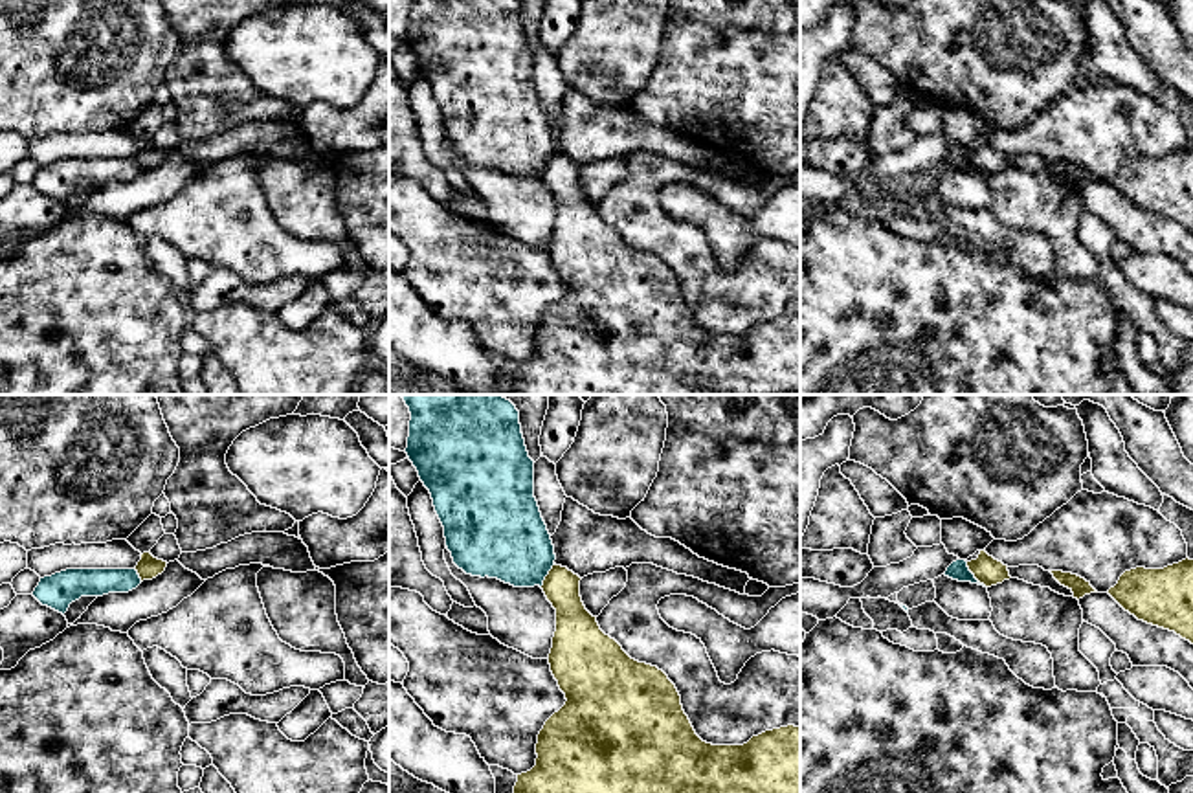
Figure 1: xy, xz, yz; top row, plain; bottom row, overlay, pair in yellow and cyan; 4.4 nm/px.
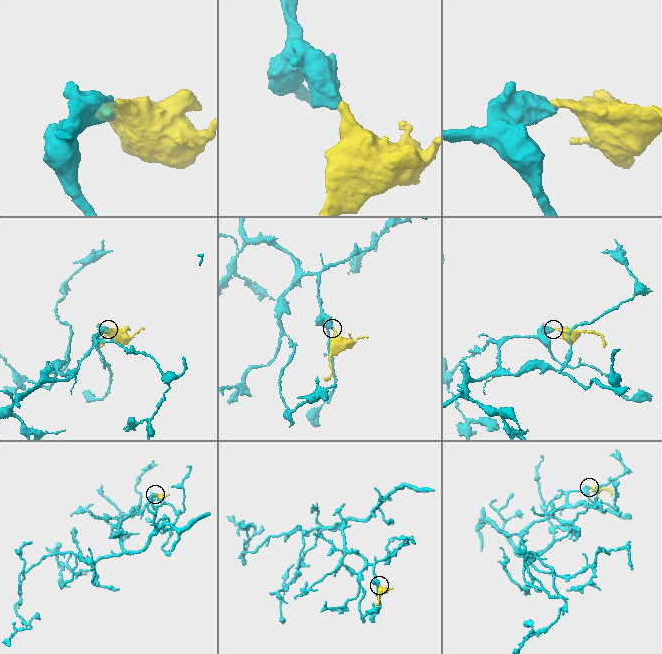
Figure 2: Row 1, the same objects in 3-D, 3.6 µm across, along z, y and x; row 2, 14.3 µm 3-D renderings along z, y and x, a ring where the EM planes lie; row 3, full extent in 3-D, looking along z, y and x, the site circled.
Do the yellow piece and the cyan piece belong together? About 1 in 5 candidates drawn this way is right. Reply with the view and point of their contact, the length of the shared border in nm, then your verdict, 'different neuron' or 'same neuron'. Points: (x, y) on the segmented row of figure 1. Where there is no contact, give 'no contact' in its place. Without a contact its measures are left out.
contact yz (973, 573); length 140 nm; different neuron

